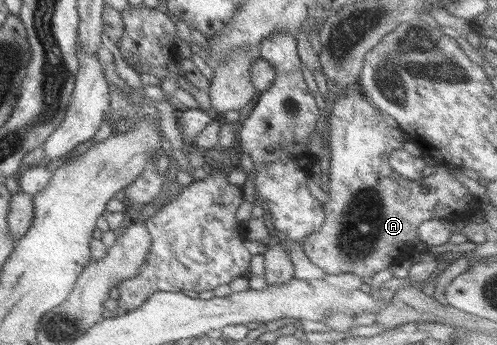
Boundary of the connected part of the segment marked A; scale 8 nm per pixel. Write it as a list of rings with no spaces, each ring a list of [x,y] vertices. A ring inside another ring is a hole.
[[[332,94],[330,113],[326,117],[325,145],[328,147],[328,202],[320,204],[323,222],[319,228],[299,242],[306,258],[326,275],[354,274],[361,284],[369,285],[376,272],[390,268],[399,260],[408,260],[414,247],[408,242],[416,238],[418,225],[426,220],[445,219],[450,214],[474,214],[480,210],[480,200],[472,198],[468,190],[444,166],[436,165],[434,172],[419,181],[404,179],[389,165],[390,151],[400,149],[402,132],[387,124],[366,98],[357,94]]]

